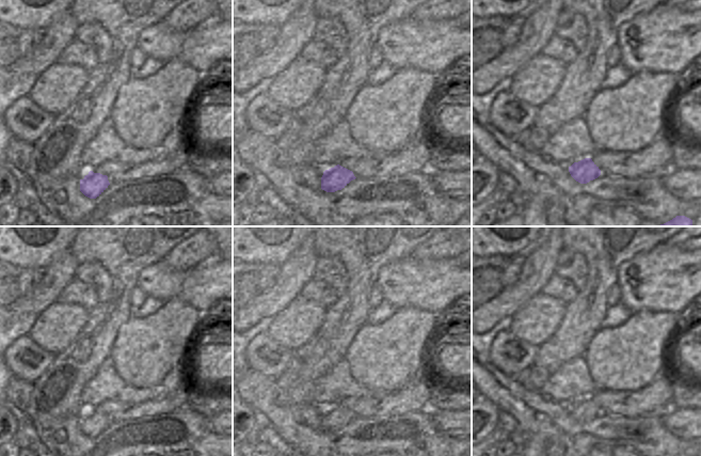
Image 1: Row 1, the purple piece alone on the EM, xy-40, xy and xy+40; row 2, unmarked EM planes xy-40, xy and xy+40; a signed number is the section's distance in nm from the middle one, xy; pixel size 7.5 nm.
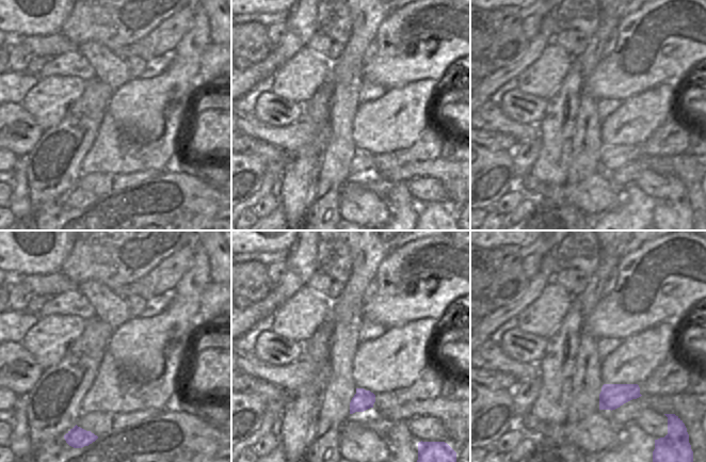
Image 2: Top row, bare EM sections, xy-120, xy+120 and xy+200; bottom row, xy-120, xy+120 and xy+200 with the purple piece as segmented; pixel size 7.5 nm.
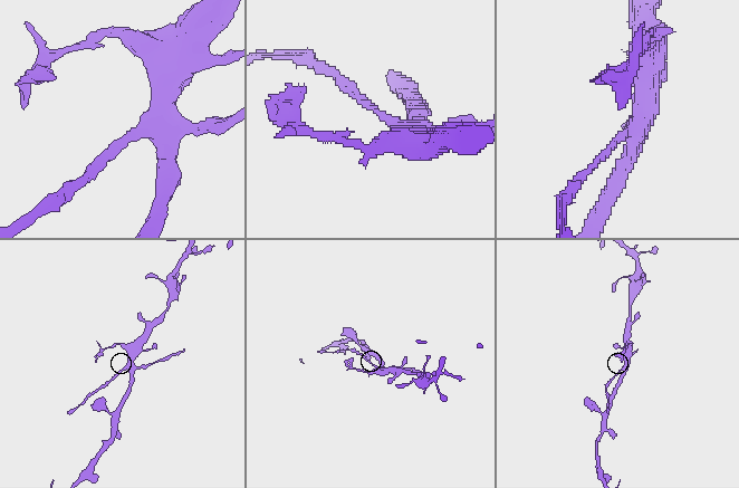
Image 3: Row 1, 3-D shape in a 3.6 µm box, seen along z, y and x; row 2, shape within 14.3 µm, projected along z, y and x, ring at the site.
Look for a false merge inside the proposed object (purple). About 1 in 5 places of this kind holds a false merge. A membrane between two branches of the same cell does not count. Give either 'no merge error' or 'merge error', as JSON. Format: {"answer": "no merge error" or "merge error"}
{"answer": "merge error"}

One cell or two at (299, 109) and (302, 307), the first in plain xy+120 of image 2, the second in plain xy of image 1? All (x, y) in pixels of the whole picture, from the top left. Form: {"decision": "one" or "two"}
{"decision": "two"}

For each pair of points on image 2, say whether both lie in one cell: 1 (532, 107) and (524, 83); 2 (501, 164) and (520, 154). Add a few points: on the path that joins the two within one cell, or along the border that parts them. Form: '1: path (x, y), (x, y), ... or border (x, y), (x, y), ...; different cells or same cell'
1: border (516, 89), (538, 95), (545, 100); different cells
2: border (511, 152), (513, 173), (517, 182); different cells

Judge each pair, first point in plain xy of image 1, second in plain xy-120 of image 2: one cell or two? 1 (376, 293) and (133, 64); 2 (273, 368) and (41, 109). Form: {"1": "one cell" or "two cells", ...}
{"1": "one cell", "2": "two cells"}

